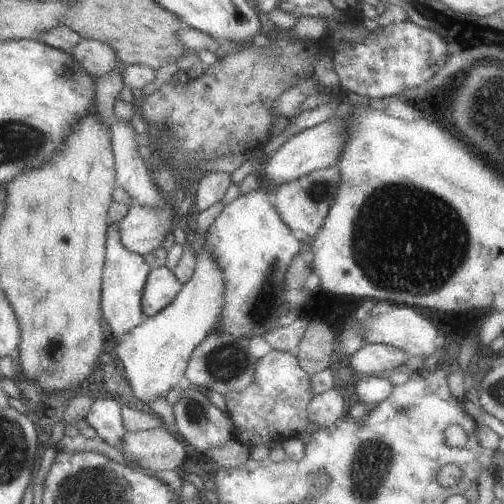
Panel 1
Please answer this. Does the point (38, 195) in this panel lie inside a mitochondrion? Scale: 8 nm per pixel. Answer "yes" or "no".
no

